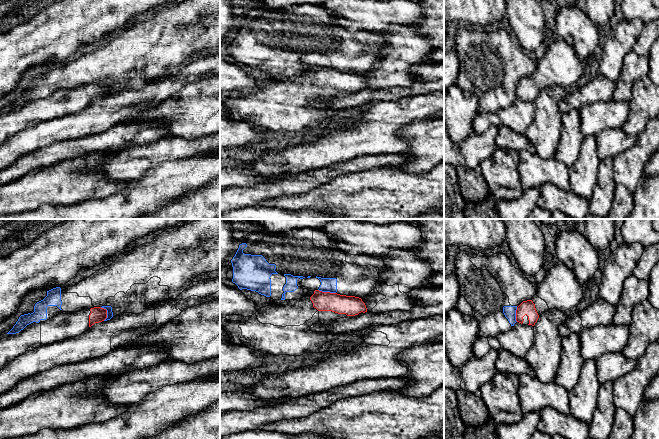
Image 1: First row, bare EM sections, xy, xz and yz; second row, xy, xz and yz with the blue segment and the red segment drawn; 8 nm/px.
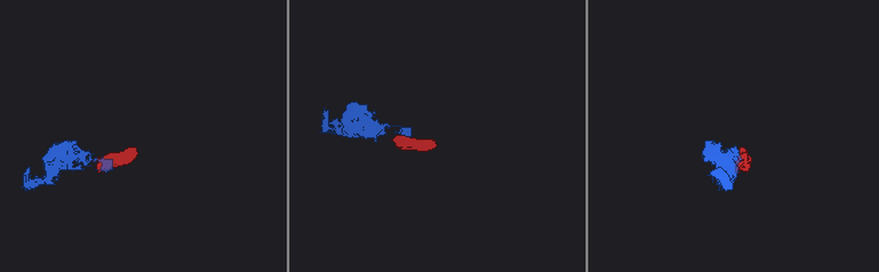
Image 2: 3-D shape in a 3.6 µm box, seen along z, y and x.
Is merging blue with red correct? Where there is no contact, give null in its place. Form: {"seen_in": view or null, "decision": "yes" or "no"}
{"seen_in": "xz", "decision": "no"}

